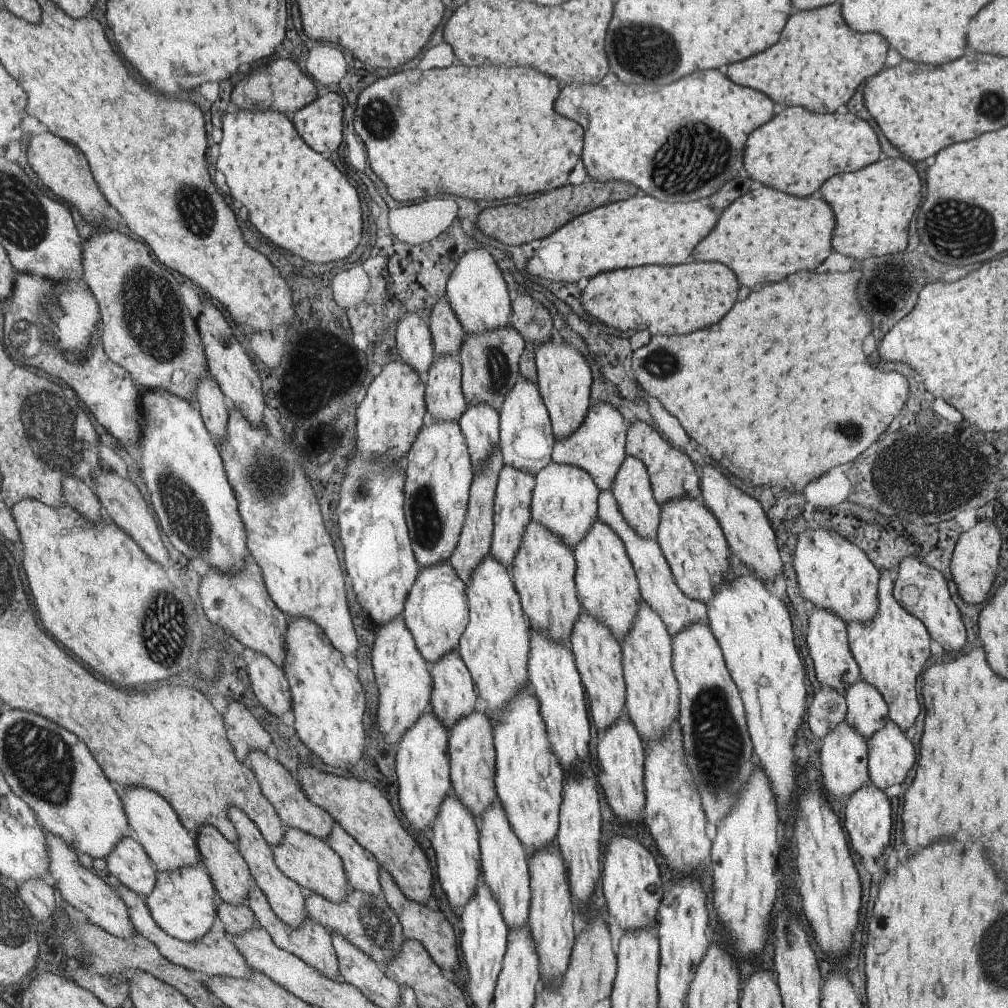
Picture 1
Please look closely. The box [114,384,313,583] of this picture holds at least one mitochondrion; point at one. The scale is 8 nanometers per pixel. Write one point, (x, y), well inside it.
(184, 511)

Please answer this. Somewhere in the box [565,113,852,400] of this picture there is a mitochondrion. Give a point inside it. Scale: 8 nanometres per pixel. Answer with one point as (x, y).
(694, 155)

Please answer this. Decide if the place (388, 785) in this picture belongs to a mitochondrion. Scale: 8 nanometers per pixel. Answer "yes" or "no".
no

